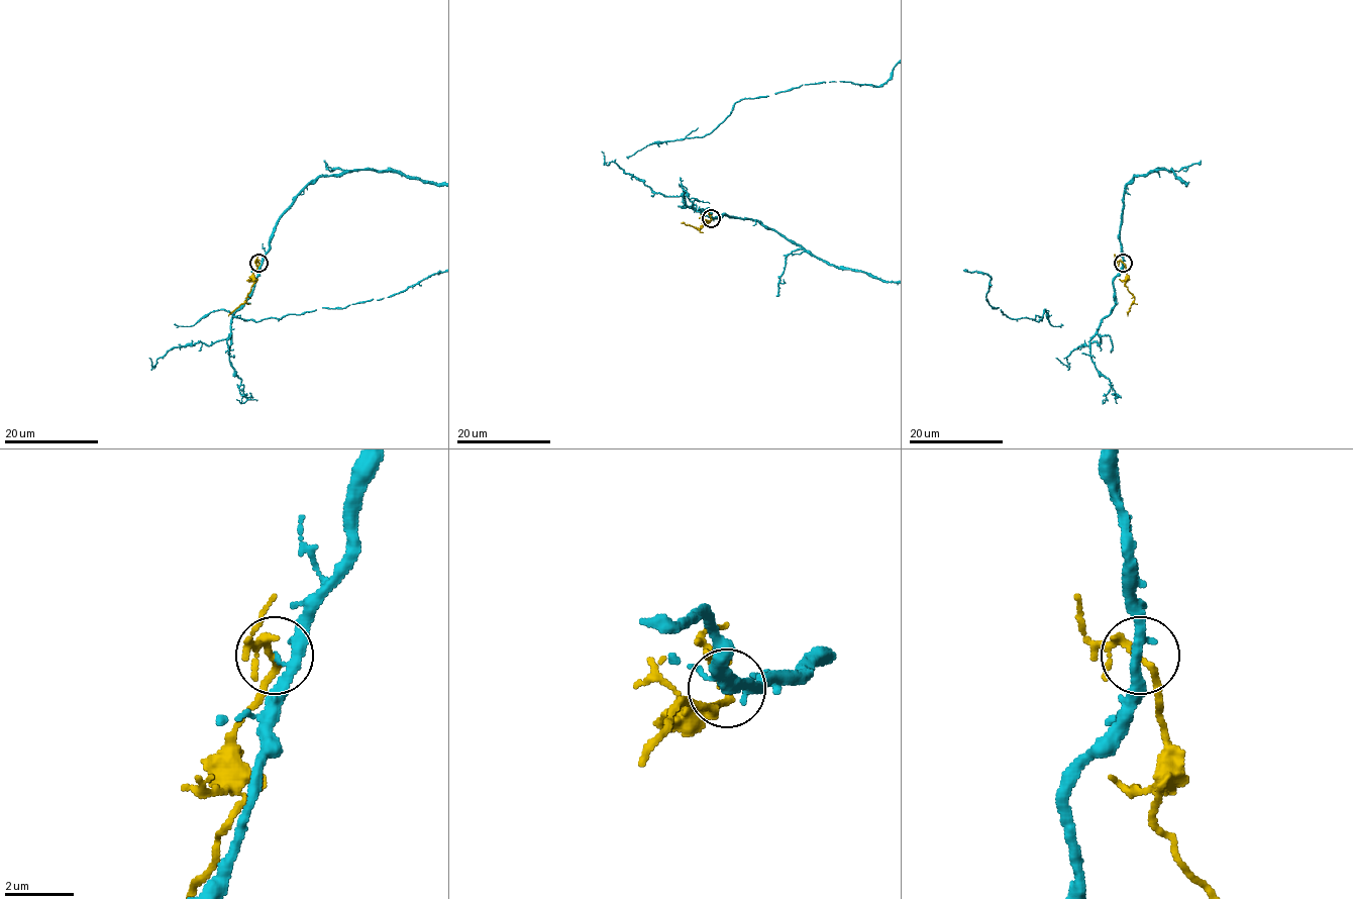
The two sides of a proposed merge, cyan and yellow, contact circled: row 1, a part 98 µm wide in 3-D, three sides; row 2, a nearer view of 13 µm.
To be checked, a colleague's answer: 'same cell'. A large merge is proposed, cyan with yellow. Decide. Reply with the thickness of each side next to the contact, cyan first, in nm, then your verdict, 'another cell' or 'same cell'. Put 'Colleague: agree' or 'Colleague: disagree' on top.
Colleague: disagree
200 nm thick on the cyan side, 200 nm on the other; another cell

